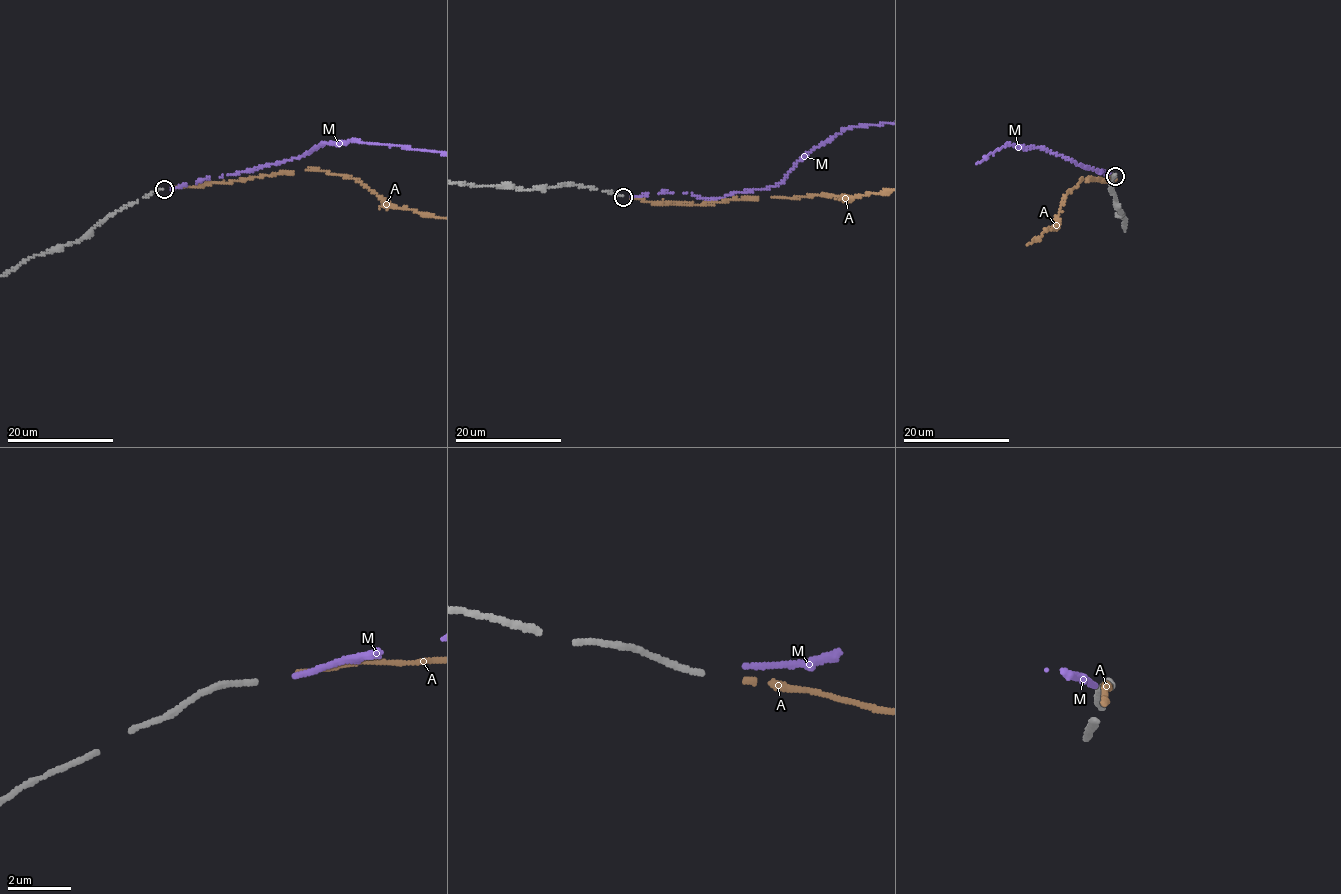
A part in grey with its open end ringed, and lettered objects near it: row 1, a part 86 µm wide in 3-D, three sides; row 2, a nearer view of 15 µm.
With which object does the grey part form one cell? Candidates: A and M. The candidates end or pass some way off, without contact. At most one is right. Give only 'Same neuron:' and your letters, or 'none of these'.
Same neuron: A

